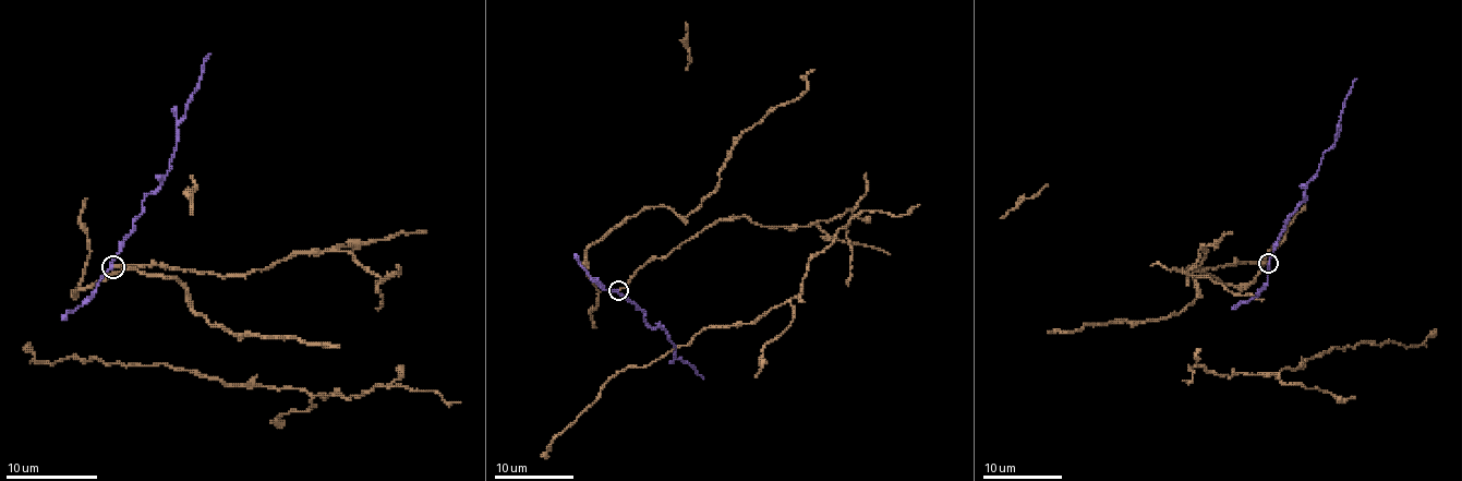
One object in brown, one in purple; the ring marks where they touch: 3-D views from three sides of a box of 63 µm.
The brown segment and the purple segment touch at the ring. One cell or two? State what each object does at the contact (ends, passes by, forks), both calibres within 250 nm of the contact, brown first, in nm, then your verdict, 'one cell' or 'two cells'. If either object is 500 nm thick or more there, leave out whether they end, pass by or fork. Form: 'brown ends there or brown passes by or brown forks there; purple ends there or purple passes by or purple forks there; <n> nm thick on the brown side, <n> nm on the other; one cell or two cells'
brown ends there; purple passes by; 180 nm thick on the brown side, 120 nm on the other; two cells

